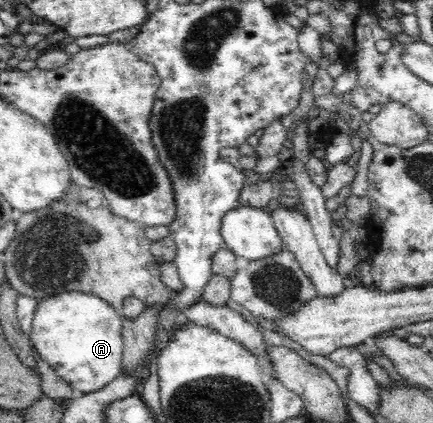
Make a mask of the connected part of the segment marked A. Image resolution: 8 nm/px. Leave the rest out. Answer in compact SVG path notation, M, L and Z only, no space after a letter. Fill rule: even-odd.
M82 291L57 293L38 300L29 338L42 360L72 389L89 394L122 373L123 319L106 300Z

